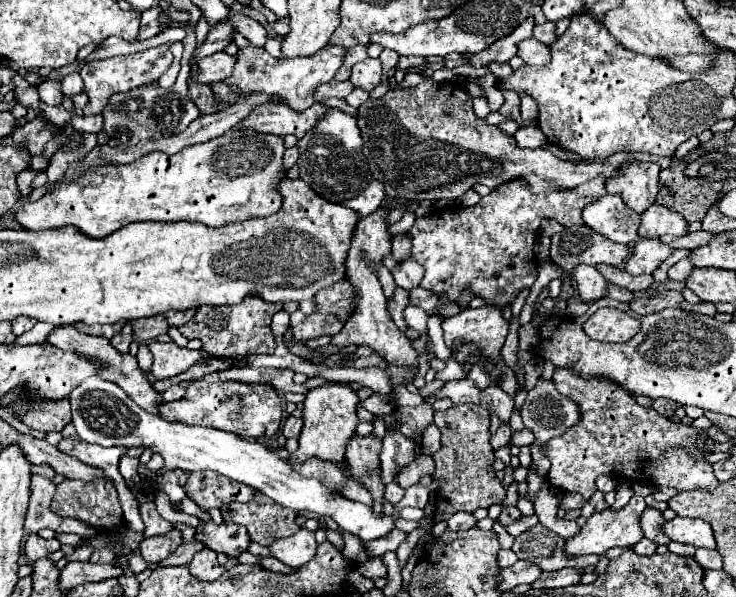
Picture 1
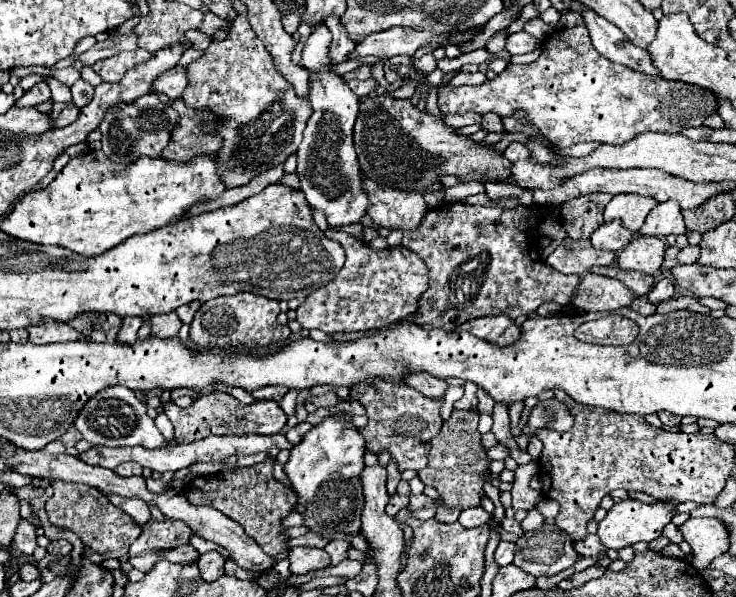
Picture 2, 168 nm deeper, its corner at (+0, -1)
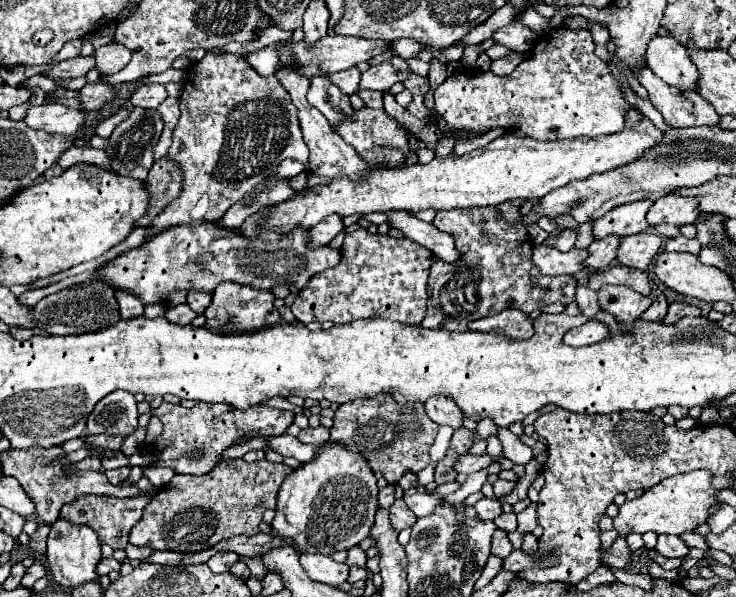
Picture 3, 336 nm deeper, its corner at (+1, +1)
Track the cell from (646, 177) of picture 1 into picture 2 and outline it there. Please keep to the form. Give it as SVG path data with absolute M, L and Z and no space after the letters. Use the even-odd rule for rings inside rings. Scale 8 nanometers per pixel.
M614 195L604 209L604 221L614 221L616 217L630 231L638 231L644 225L646 215L658 205L656 199L640 195Z

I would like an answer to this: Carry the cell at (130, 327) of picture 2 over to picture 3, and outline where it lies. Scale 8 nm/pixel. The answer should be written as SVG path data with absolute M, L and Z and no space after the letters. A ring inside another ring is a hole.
M119 291L115 293L117 303L119 303L119 311L121 311L121 319L133 319L133 317L141 317L143 315L143 303L133 297L131 293Z

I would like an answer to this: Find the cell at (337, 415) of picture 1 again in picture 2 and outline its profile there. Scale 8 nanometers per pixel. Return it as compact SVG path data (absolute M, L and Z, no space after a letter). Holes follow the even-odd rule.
M350 415L328 417L308 431L292 451L284 473L298 495L294 511L304 517L304 525L320 537L334 541L360 533L360 517L364 509L364 491L360 473L364 467L366 443L358 429L350 423Z

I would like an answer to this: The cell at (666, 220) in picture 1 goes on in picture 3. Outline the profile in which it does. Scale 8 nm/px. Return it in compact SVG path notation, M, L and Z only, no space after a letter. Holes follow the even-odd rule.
M665 195L651 205L647 213L647 221L651 227L657 227L661 223L683 227L687 223L695 223L697 213L699 213L699 207L697 207L697 201L693 201L693 197Z

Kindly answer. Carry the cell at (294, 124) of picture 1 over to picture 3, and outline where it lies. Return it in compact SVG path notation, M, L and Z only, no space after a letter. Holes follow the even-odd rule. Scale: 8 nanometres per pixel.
M167 157L155 161L145 185L147 185L147 191L151 193L151 205L147 213L139 219L141 227L147 227L169 201L179 197L183 177L181 177L181 169L177 161L169 161Z

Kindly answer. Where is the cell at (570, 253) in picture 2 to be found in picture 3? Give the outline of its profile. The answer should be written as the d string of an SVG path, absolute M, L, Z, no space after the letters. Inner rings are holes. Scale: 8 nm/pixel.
M535 245L533 247L533 263L545 275L575 275L583 271L585 257L589 253L585 249L571 249L567 253L557 251L555 247Z

